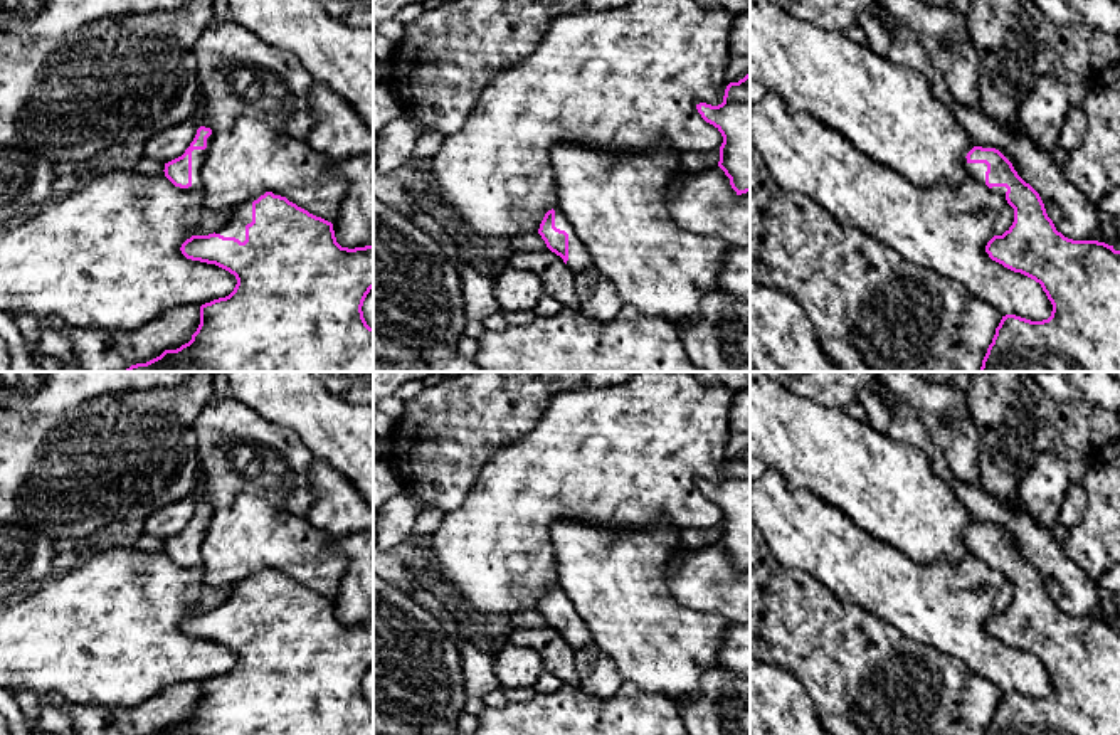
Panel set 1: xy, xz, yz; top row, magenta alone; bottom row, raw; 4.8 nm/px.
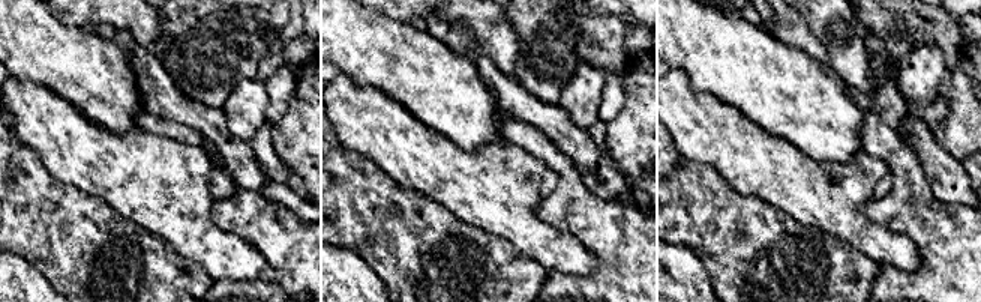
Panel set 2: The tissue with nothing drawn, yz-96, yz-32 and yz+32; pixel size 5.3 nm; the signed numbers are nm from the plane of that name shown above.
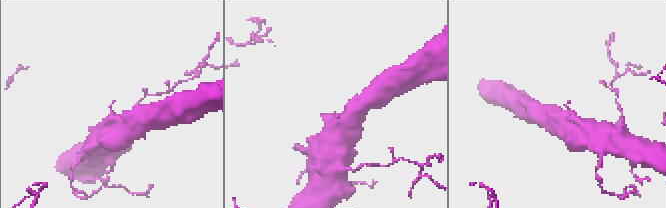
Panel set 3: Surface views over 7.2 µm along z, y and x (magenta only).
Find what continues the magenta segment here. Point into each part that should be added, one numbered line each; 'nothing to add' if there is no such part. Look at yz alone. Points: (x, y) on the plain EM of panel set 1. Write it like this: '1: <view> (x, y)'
1: yz (977, 547)

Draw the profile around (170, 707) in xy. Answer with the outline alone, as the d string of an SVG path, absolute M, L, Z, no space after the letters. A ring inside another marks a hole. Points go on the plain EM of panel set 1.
M200 683L163 688L133 708L67 703L57 695L42 696L42 705L61 708L71 718L74 735L156 735L192 716L200 701Z

